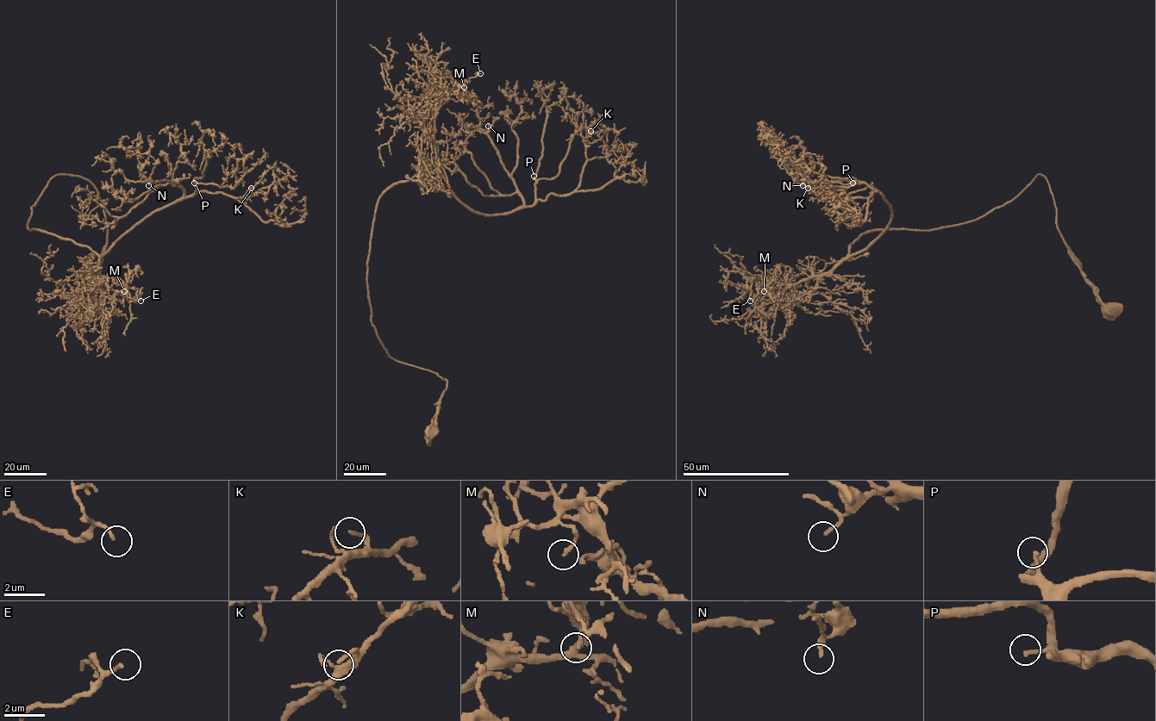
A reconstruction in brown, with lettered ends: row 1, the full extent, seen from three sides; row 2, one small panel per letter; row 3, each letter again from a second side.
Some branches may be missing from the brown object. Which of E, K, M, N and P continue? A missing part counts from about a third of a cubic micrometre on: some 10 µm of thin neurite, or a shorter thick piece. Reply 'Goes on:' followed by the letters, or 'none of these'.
Goes on: K, P

